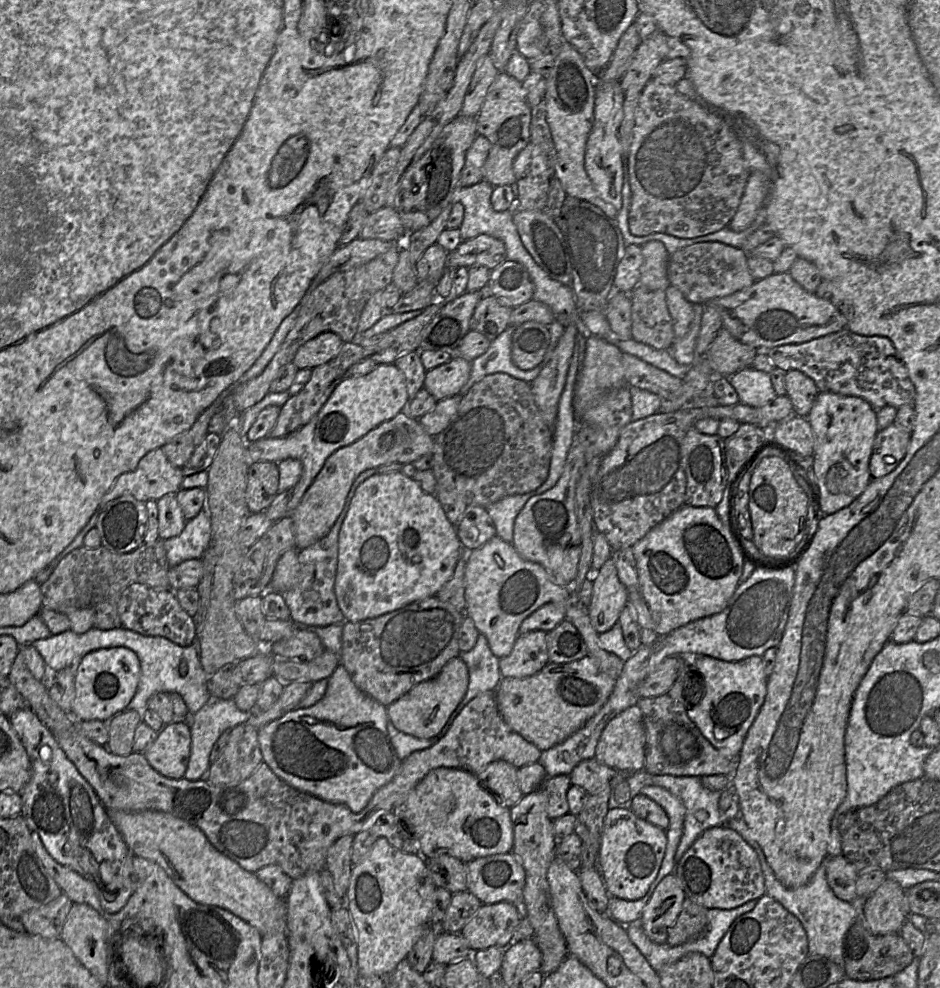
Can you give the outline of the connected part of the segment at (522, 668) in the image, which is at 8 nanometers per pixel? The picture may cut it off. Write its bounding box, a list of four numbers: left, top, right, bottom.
[499,631,549,678]

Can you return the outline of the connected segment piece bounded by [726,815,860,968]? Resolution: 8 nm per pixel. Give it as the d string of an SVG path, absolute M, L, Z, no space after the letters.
M741 815L728 820L726 826L740 834L756 851L765 879L766 894L799 919L807 934L809 955L824 956L844 968L845 938L852 924L860 917L860 908L857 903L846 902L834 894L827 881L826 858L805 885L790 888L776 877L754 834Z

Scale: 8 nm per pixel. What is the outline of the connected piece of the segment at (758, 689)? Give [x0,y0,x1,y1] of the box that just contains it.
[683,655,768,757]

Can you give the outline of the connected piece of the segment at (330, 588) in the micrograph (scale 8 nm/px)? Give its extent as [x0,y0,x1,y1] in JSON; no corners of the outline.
[284,468,377,627]

